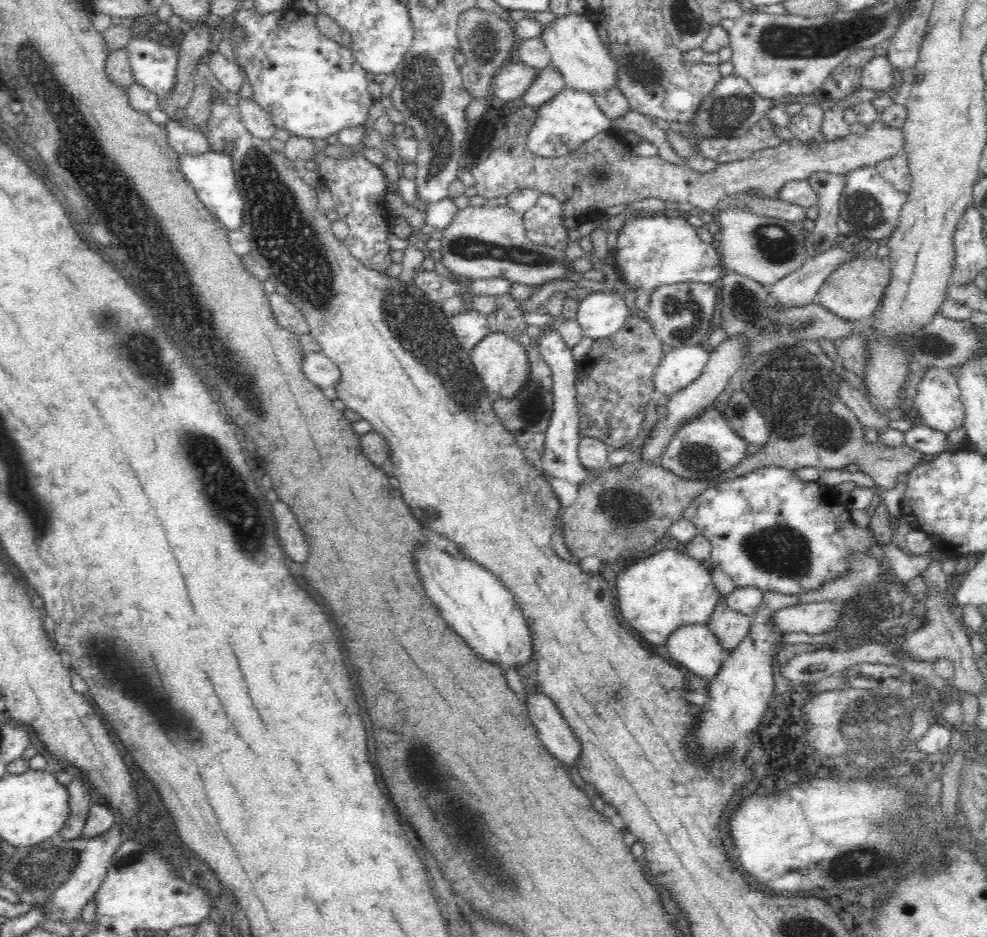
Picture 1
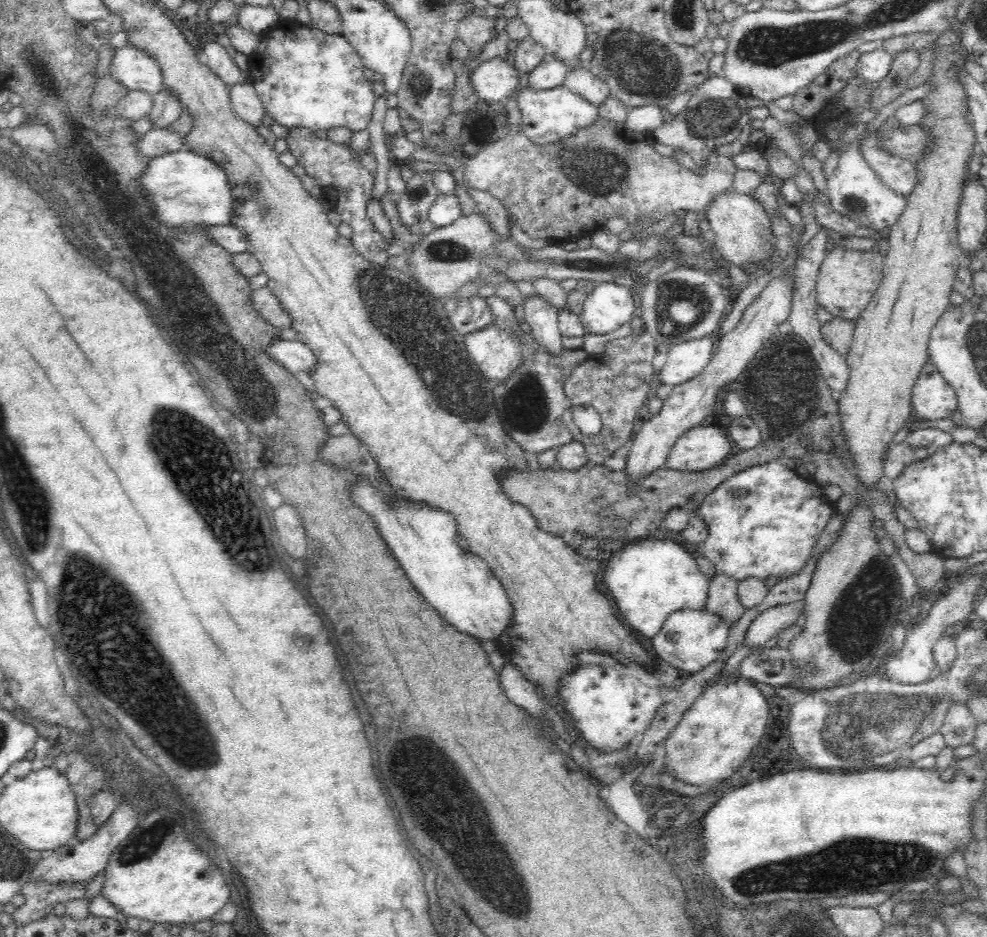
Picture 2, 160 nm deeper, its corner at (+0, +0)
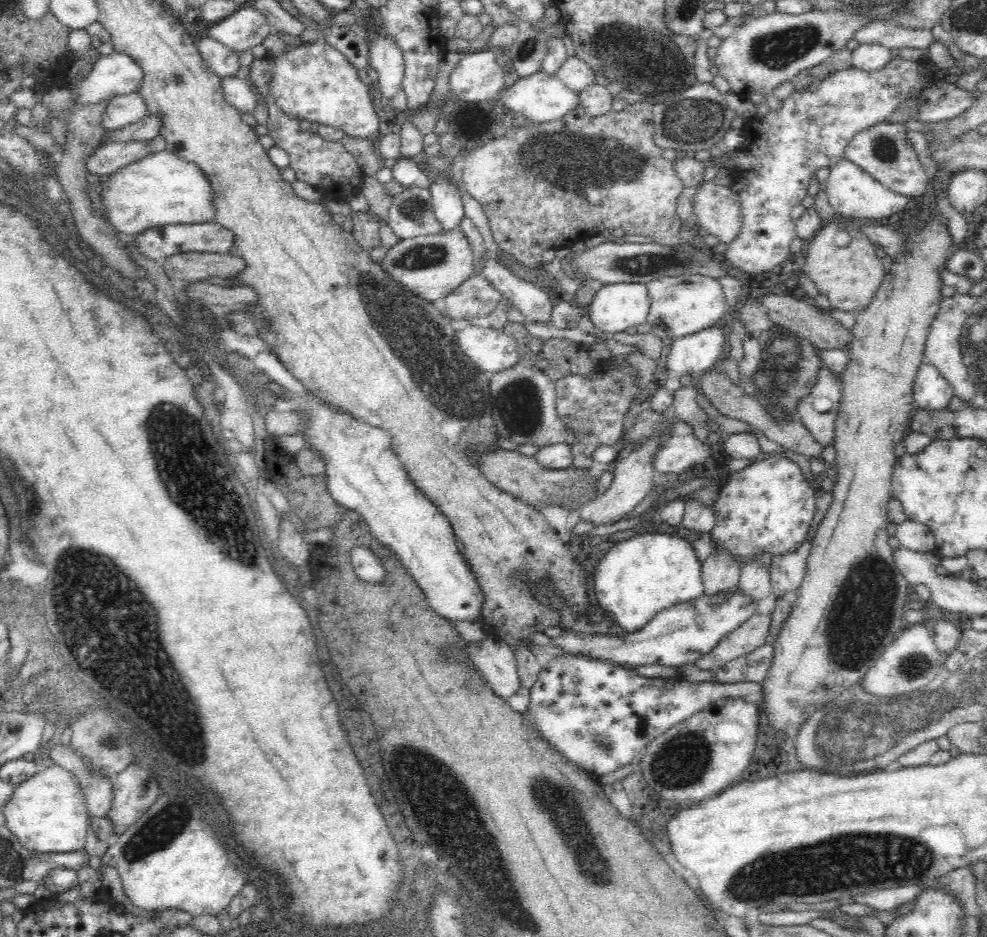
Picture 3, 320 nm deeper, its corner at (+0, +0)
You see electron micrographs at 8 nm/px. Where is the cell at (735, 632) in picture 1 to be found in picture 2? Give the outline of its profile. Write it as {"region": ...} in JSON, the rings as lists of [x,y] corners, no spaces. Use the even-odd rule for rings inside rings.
{"region":[[[714,572],[708,579],[708,592],[704,602],[706,610],[725,616],[725,620],[732,626],[747,608],[740,604],[737,595],[739,581],[721,572]]]}

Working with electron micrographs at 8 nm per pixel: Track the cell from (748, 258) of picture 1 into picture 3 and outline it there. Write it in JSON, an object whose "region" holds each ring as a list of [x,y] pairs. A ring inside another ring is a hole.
{"region":[[[702,181],[691,195],[691,213],[696,216],[694,227],[702,227],[722,243],[732,243],[740,233],[740,199],[731,187]]]}

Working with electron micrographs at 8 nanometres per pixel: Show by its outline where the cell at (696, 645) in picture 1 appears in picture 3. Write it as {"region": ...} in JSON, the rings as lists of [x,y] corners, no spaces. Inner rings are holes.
{"region":[[[737,585],[734,590],[718,592],[712,596],[704,593],[694,600],[686,600],[686,602],[665,608],[658,612],[646,626],[634,632],[576,634],[562,630],[554,638],[548,638],[548,643],[556,645],[556,648],[560,649],[560,654],[610,661],[628,668],[650,664],[680,666],[688,662],[694,663],[698,656],[708,654],[719,640],[754,616],[757,605],[757,601],[744,594]]]}

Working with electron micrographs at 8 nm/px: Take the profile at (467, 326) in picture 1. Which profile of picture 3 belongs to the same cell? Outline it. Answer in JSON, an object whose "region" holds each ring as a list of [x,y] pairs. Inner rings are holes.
{"region":[[[472,272],[460,287],[446,296],[446,314],[449,320],[472,320],[487,316],[499,304],[500,291],[481,272]]]}

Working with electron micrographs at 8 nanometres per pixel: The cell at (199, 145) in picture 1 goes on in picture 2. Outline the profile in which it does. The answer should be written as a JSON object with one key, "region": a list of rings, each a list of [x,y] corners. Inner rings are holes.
{"region":[[[164,128],[150,129],[136,140],[136,151],[150,158],[162,156],[169,152],[183,150],[182,133],[172,133]]]}

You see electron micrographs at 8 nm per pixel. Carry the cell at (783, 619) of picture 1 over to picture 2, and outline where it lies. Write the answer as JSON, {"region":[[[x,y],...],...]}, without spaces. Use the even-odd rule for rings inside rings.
{"region":[[[779,604],[768,608],[764,612],[760,612],[748,624],[748,628],[744,632],[744,638],[742,638],[742,642],[740,642],[738,648],[758,648],[764,646],[784,626],[794,624],[800,614],[803,614],[802,609],[797,612],[786,604]]]}

